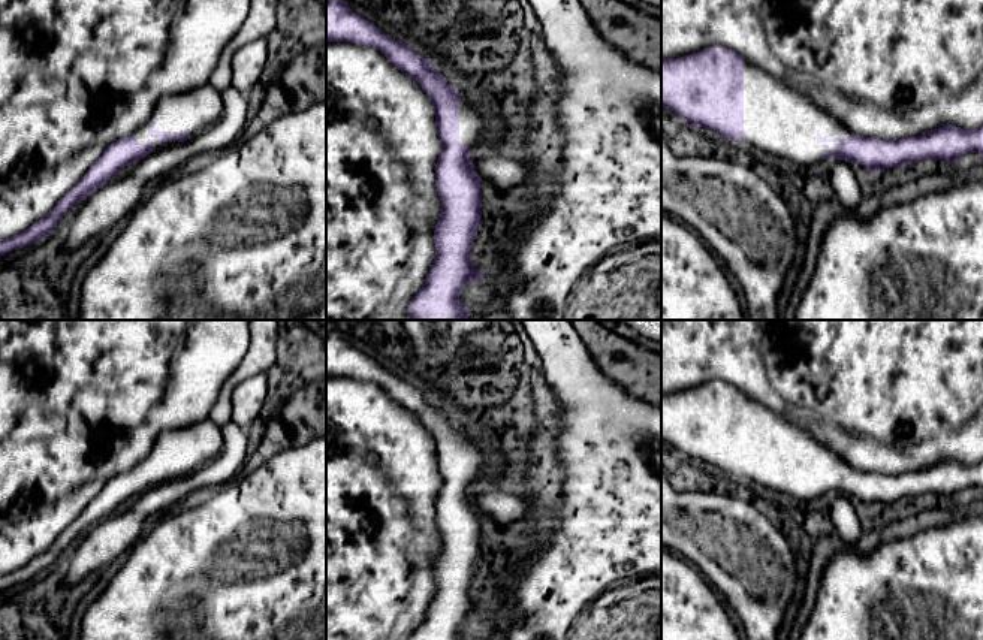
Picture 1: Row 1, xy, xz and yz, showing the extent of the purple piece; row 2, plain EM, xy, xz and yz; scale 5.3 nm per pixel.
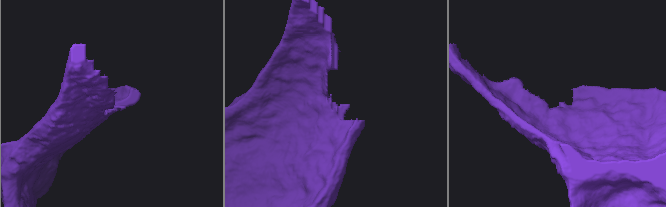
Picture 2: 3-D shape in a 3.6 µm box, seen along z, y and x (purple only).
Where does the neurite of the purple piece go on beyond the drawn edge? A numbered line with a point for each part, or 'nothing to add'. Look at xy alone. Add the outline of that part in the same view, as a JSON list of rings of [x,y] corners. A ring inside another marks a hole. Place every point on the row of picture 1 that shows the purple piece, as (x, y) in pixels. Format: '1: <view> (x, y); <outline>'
1: xy (196, 109); [[[209,82],[177,94],[160,94],[148,120],[156,132],[189,132],[190,138],[224,115],[221,93]]]

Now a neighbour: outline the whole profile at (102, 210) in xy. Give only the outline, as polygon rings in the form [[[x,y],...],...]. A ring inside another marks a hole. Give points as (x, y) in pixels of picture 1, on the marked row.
[[[232,85],[221,93],[224,115],[202,133],[171,147],[154,150],[138,161],[124,178],[114,178],[91,193],[73,220],[64,238],[64,248],[72,251],[91,238],[103,236],[120,220],[130,215],[148,191],[148,182],[178,173],[193,156],[221,153],[230,148],[247,126],[251,102]]]

